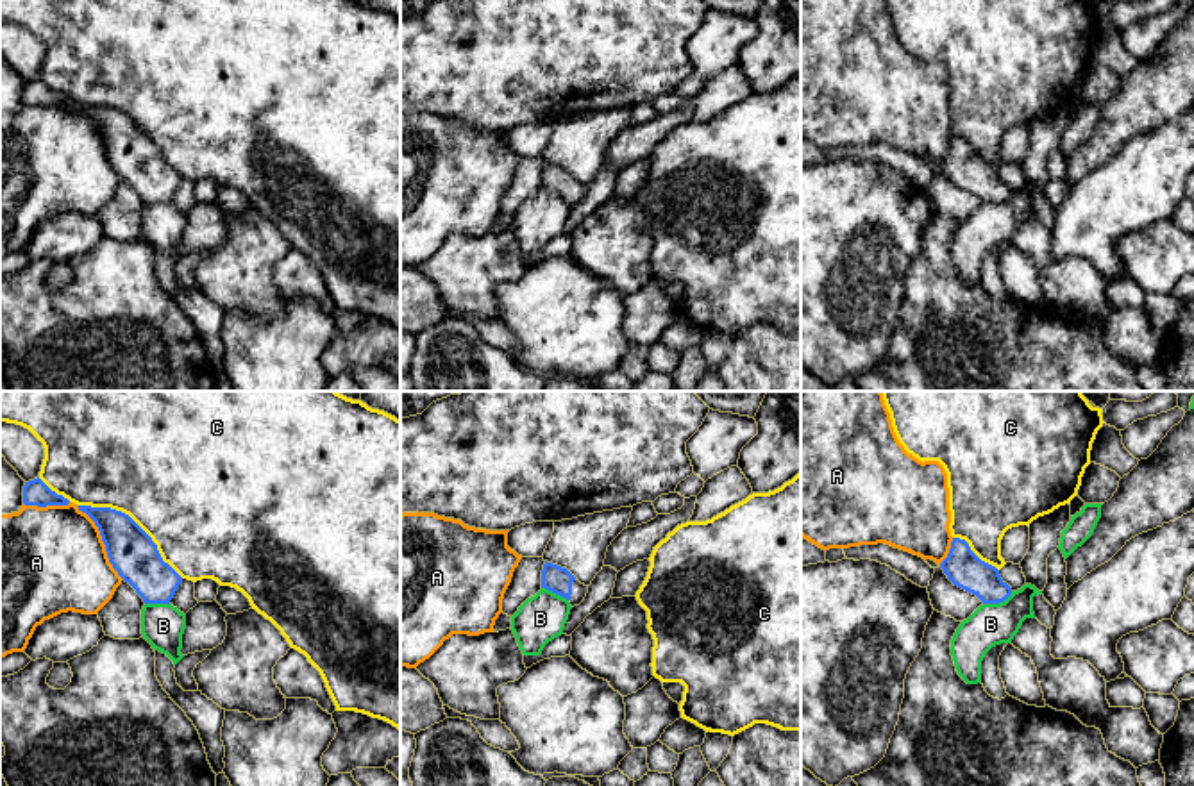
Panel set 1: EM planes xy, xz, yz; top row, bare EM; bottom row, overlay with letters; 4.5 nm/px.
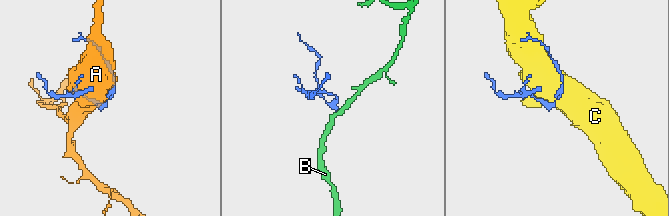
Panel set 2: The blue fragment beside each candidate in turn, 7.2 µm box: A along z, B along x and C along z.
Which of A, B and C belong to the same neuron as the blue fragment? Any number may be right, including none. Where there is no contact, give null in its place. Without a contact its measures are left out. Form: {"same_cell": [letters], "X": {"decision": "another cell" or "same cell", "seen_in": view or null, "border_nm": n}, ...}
{"same_cell": [], "A": {"decision": "another cell", "seen_in": "xy", "border_nm": 400}, "B": {"decision": "another cell", "seen_in": "yz", "border_nm": 150}, "C": {"decision": "another cell", "seen_in": "xy", "border_nm": 600}}

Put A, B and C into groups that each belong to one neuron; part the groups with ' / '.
A / B / C

